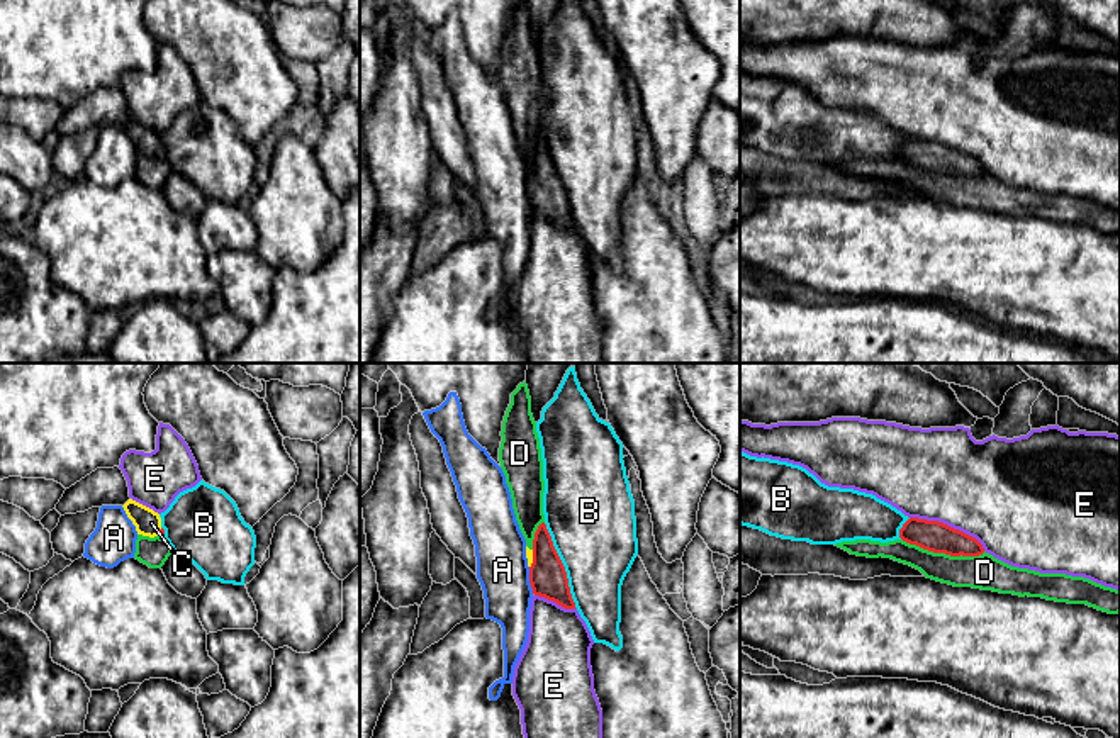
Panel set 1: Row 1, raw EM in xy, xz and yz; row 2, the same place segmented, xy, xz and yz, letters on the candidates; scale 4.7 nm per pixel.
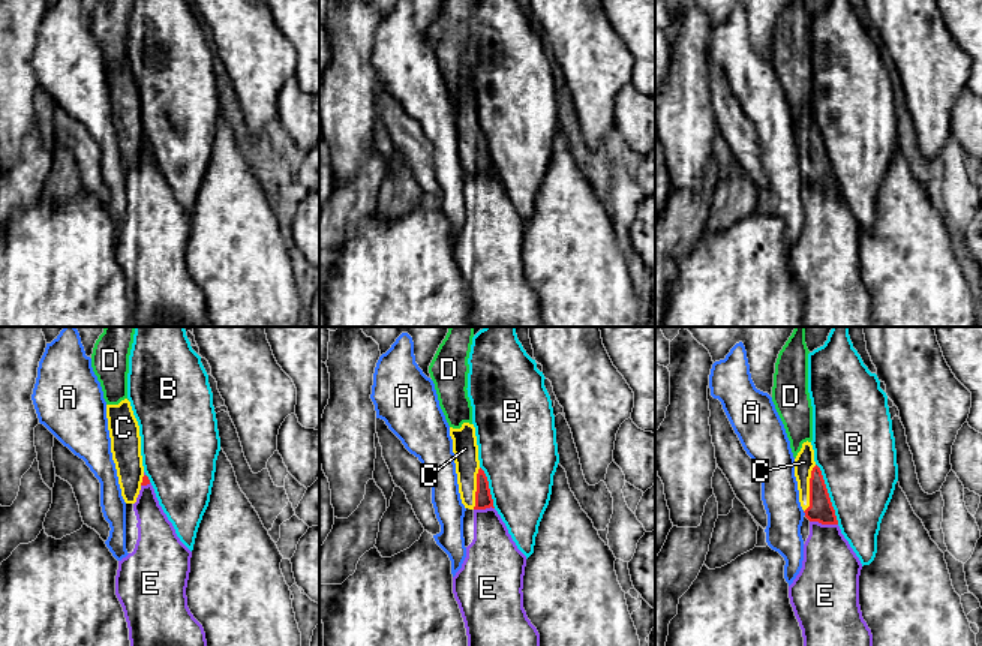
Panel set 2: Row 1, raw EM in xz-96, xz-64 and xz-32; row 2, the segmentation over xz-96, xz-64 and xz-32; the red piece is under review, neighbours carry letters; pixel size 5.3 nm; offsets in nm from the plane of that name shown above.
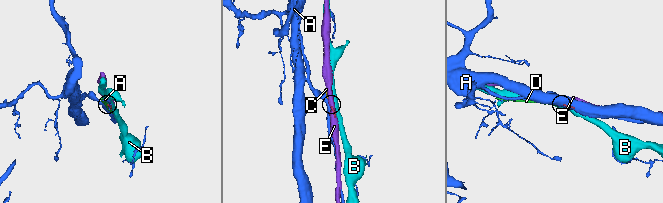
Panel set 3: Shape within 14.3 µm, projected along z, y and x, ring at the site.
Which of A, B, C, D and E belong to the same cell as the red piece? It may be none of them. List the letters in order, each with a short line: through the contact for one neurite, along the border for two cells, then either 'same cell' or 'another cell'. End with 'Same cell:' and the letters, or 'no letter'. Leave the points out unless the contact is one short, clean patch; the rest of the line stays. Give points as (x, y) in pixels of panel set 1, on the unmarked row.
A: xz (528, 187), (528, 202), (533, 212) | another cell
B: another cell
C: xz (548, 199), (547, 192), (533, 178), (528, 172) | same cell
D: another cell
E: another cell
Same cell: C

